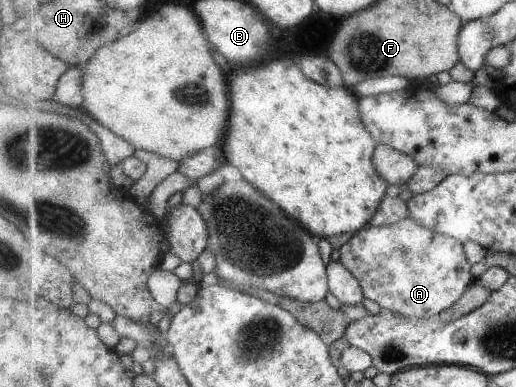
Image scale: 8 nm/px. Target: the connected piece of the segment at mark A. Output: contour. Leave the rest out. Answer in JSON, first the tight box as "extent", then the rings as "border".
{"extent":[339,217,475,320],"border":[[[410,217],[395,225],[363,229],[339,251],[339,260],[359,279],[365,297],[409,320],[440,314],[457,303],[475,283],[465,245],[455,237],[435,233]]]}

